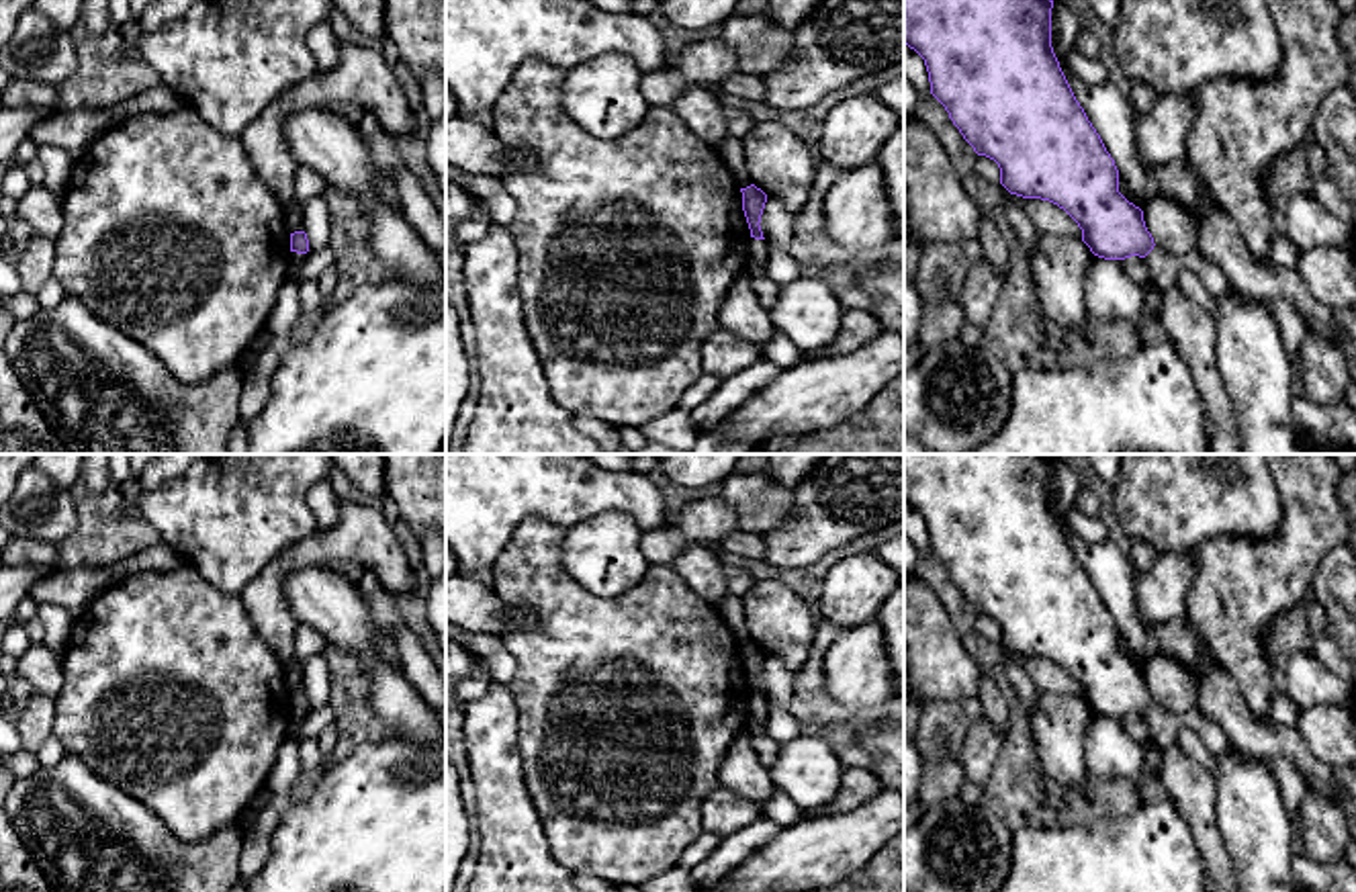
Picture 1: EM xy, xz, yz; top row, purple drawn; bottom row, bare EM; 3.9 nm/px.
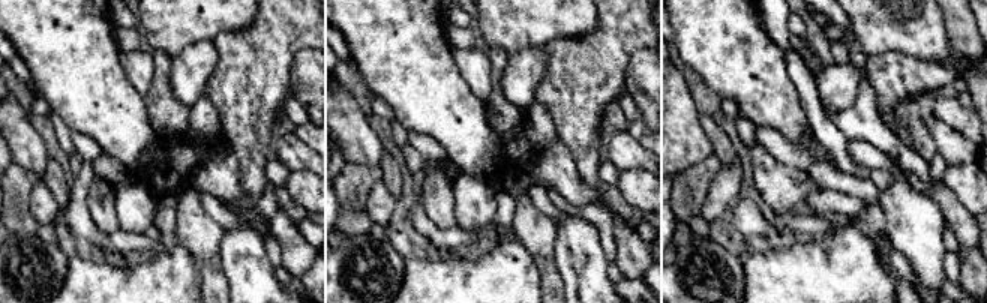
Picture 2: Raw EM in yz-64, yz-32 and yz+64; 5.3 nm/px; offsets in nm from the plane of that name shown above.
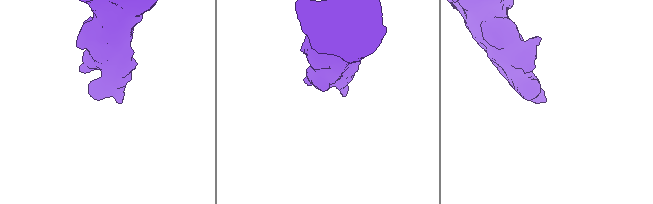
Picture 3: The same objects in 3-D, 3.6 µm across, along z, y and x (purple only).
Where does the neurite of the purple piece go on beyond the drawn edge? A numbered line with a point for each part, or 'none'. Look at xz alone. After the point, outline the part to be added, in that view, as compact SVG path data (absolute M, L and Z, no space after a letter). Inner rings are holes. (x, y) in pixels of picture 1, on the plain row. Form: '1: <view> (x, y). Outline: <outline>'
none

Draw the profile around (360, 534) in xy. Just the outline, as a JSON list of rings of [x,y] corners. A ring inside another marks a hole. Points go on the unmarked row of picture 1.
[[[337,501],[333,526],[284,548],[239,593],[256,630],[284,665],[295,659],[297,620],[284,601],[282,581],[299,567],[335,563],[360,565],[385,591],[401,597],[417,593],[411,563],[382,514],[356,501]]]

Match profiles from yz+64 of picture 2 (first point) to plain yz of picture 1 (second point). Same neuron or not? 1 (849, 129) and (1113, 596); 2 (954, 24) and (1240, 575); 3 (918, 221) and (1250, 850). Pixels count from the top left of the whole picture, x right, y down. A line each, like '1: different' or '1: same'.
1: same
2: same
3: same

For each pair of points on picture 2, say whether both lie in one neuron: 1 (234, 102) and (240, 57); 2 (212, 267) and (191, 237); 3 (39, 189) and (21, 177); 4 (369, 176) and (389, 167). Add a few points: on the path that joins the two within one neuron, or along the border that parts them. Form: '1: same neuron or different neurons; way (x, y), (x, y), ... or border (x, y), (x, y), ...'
1: same neuron; way (240, 92), (240, 68)
2: same neuron; way (207, 260), (206, 252), (198, 245)
3: different neurons; border (41, 179), (29, 201), (35, 221)
4: different neurons; border (380, 167), (381, 179)

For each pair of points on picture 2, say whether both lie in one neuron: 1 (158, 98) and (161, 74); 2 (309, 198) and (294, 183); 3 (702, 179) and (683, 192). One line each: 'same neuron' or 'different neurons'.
1: same neuron
2: same neuron
3: same neuron

